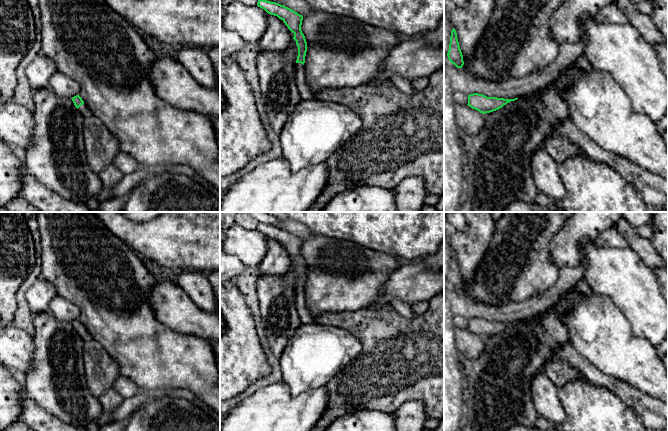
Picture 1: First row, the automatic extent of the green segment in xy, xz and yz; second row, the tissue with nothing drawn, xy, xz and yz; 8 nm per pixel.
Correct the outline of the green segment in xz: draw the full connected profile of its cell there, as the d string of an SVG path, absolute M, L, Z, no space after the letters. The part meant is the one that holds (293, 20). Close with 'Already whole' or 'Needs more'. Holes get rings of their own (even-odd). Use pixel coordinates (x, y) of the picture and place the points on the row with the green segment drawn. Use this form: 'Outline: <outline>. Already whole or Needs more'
Outline: M258 0L257 6L264 9L268 14L277 16L279 19L281 19L288 29L294 34L293 39L296 41L296 45L298 47L295 71L297 89L301 99L314 99L315 94L309 87L305 75L304 63L307 52L307 42L301 30L303 16L284 5L267 0Z. Needs more

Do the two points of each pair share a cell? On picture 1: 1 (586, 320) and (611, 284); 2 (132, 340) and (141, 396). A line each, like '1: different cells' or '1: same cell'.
1: different cells
2: different cells

